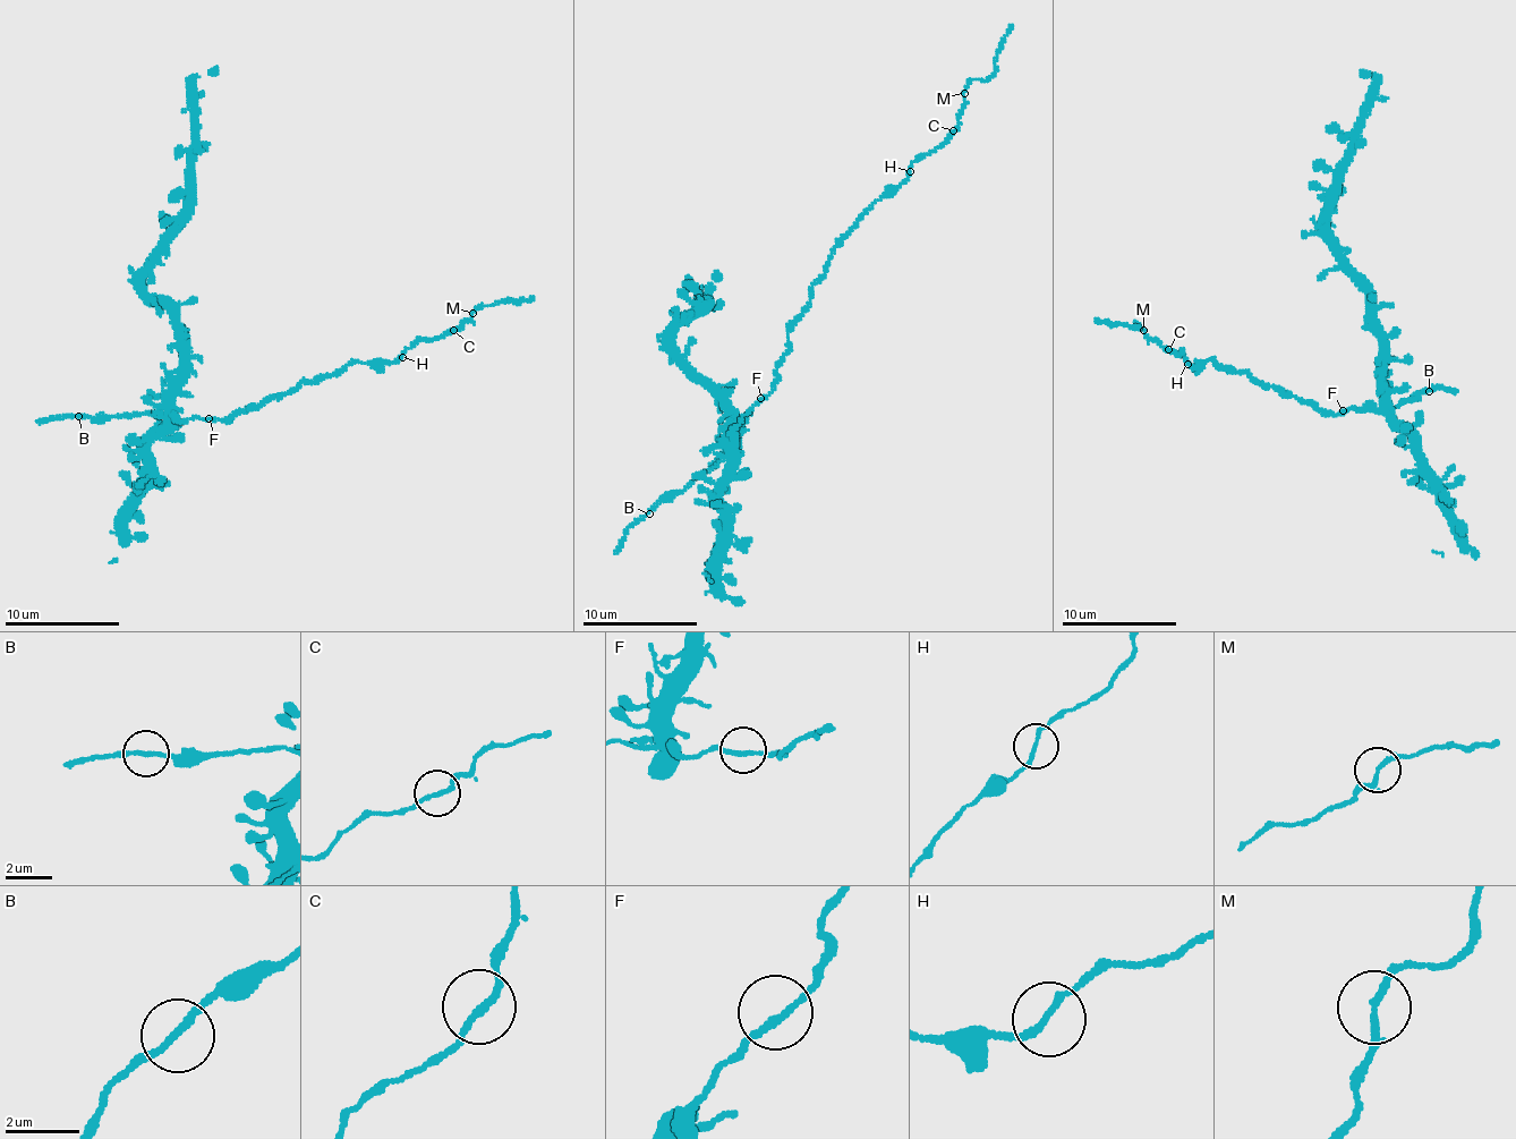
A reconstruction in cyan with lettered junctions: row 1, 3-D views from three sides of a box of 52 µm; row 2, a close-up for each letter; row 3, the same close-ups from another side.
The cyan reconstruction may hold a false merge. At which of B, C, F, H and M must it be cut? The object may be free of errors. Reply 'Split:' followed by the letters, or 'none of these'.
Split: none of these

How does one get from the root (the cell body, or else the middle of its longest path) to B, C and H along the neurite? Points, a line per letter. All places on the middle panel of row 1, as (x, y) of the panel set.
B: (761, 399), (747, 410), (726, 455), (682, 491), (665, 494), (649, 513)
C: (761, 399), (836, 245), (953, 130)
H: (761, 399), (772, 390), (789, 350), (788, 334), (836, 245), (878, 200), (895, 194), (910, 171)

